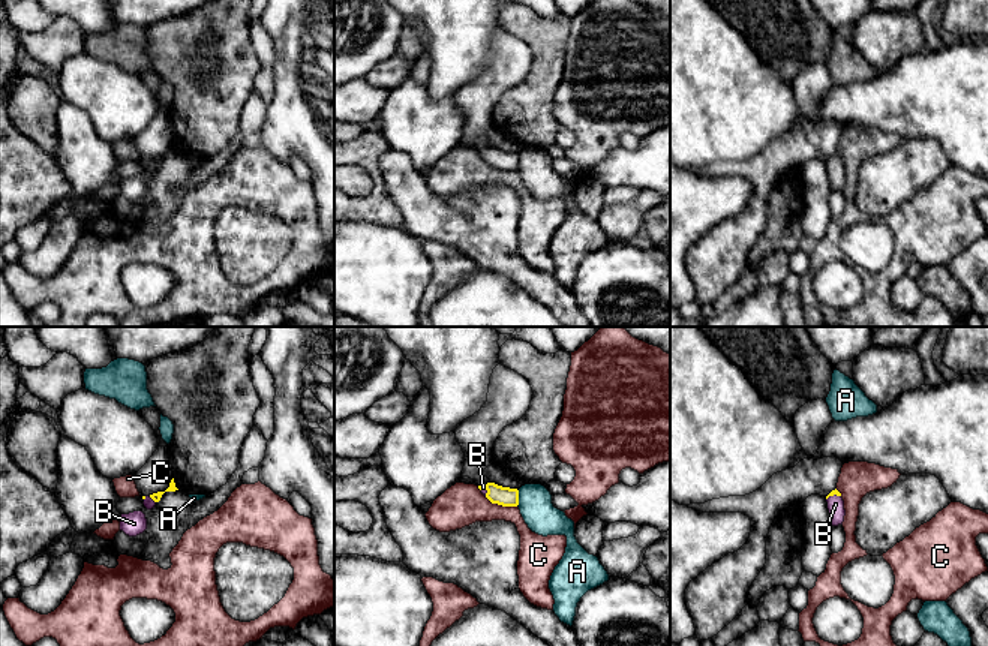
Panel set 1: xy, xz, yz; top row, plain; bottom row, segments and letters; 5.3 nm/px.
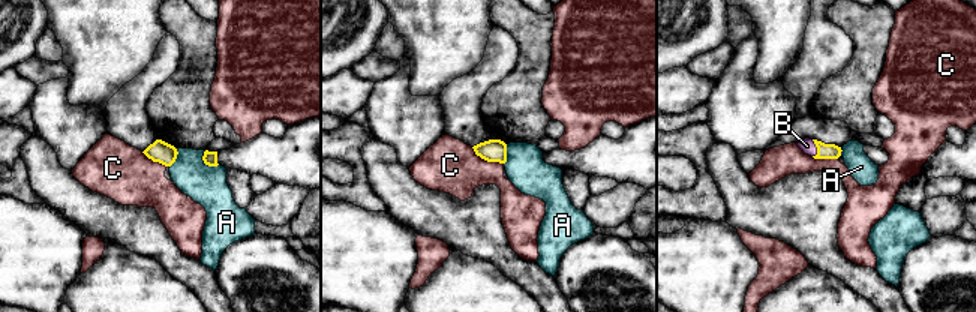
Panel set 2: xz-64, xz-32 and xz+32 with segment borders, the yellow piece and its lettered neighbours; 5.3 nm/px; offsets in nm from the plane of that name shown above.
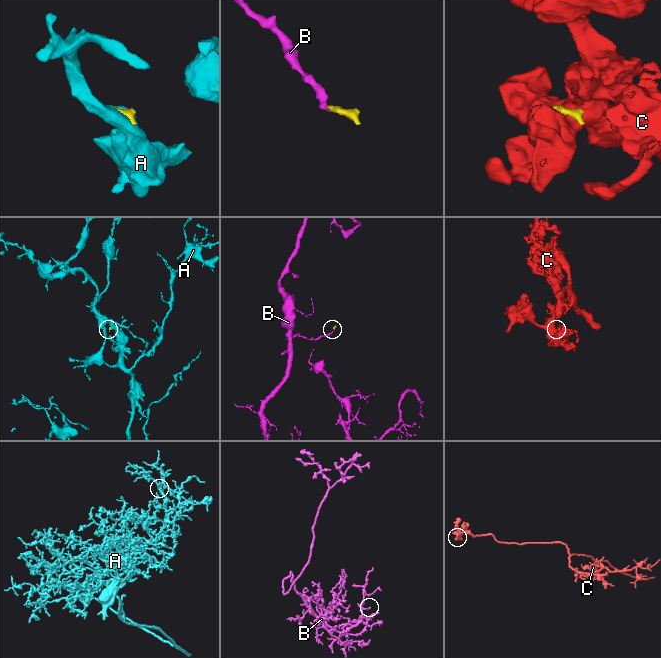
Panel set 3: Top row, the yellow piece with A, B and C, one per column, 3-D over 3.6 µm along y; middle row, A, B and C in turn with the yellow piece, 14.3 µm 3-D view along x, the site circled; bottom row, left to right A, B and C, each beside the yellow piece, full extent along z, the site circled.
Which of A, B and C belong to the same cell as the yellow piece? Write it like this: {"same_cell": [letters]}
{"same_cell": ["B"]}

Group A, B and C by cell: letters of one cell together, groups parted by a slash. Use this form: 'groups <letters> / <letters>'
groups A / B / C

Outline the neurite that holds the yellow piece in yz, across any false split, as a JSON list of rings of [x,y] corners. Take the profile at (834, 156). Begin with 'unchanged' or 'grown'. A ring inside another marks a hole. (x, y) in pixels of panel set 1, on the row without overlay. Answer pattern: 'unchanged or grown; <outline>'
grown; [[[835,153],[826,160],[828,174],[831,178],[831,187],[832,190],[843,189],[846,174],[844,174],[844,165],[841,162],[841,157]]]

